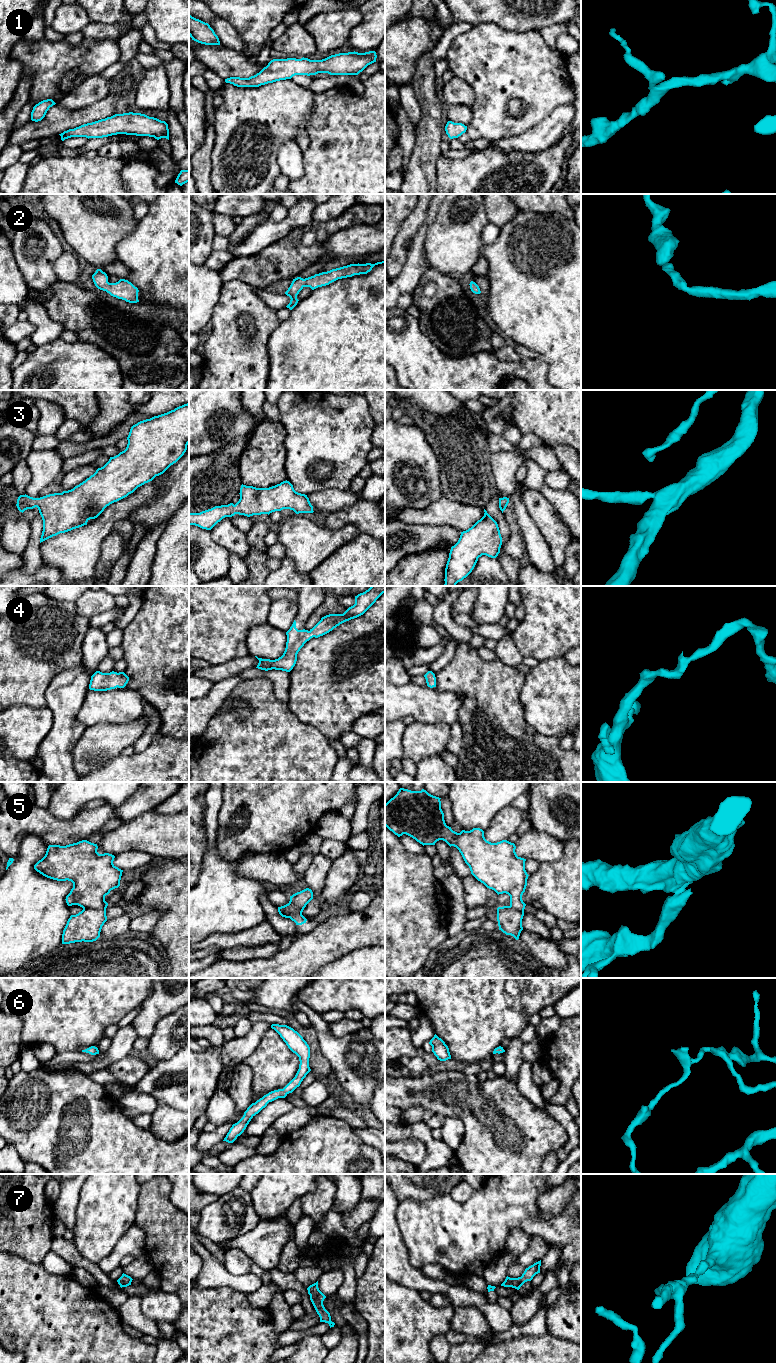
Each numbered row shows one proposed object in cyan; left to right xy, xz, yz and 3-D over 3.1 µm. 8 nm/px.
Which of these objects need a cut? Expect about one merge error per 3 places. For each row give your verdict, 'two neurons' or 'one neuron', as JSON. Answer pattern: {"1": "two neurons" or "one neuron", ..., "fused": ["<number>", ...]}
{"1": "one neuron", "2": "one neuron", "3": "one neuron", "4": "one neuron", "5": "two neurons", "6": "one neuron", "7": "one neuron", "fused": ["5"]}

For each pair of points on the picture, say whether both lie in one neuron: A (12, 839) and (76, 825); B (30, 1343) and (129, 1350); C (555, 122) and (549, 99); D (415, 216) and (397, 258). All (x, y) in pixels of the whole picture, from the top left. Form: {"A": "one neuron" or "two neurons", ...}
{"A": "one neuron", "B": "one neuron", "C": "two neurons", "D": "one neuron"}

